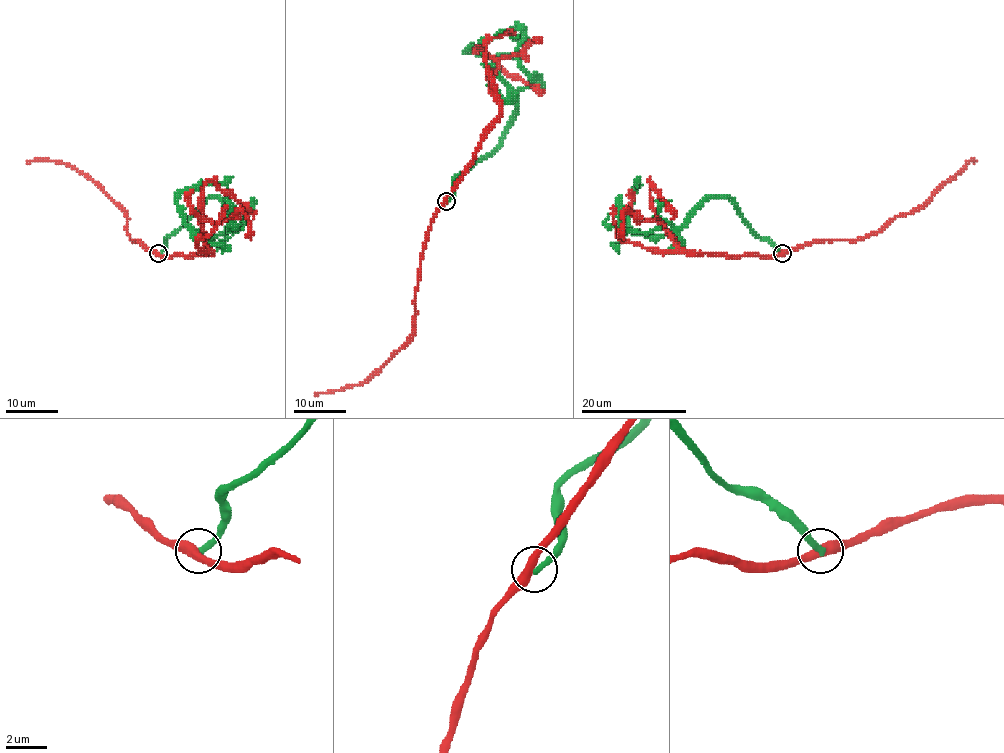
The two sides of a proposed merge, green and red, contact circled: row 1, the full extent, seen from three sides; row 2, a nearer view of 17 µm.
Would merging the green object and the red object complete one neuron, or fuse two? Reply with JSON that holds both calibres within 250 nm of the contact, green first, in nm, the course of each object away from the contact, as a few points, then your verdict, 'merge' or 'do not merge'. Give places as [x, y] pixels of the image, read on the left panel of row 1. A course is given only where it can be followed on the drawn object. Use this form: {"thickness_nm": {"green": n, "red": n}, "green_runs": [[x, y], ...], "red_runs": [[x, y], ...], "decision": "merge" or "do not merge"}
{"thickness_nm": {"green": 320, "red": 440}, "green_runs": [[158, 254], [212, 197], [228, 214], [228, 227], [212, 236], [196, 234], [178, 196], [232, 177]], "red_runs": [[158, 254], [140, 240], [130, 239], [124, 210], [71, 165], [47, 160], [28, 163]], "decision": "do not merge"}

